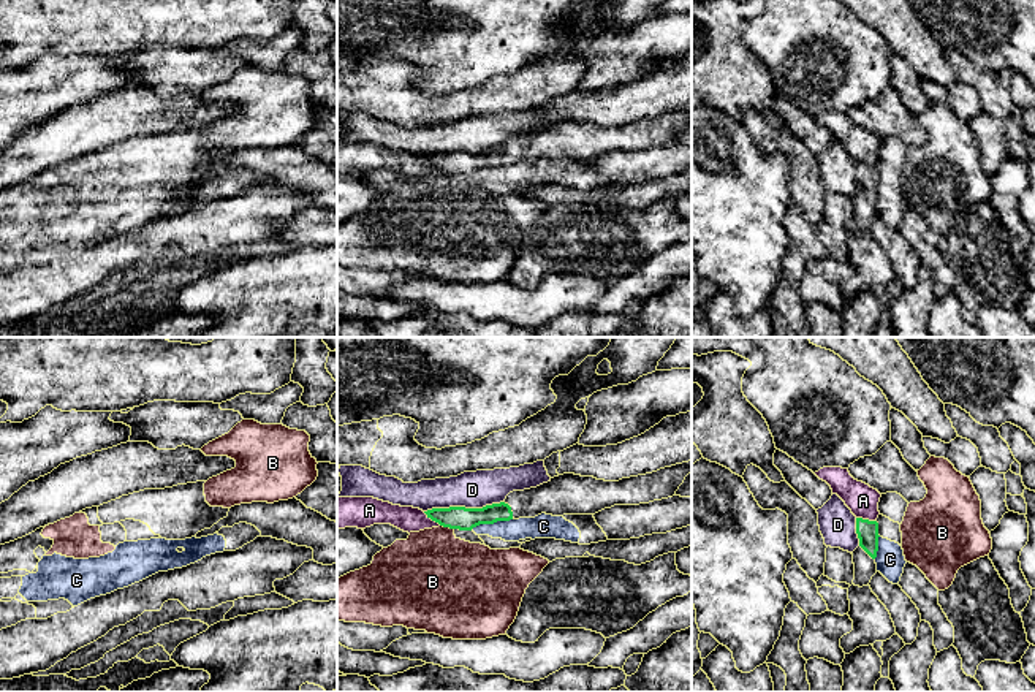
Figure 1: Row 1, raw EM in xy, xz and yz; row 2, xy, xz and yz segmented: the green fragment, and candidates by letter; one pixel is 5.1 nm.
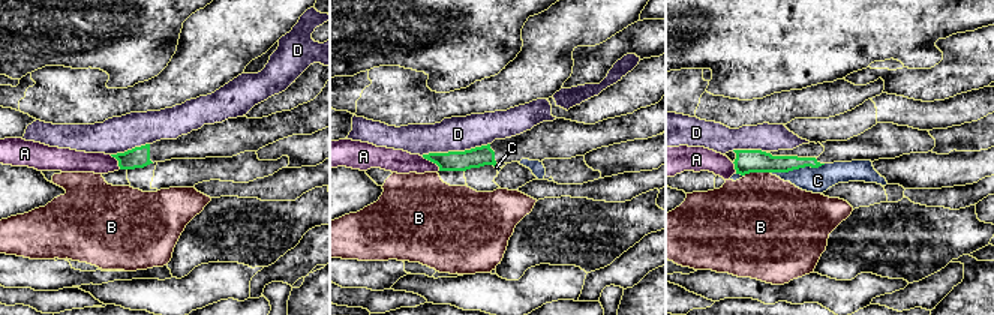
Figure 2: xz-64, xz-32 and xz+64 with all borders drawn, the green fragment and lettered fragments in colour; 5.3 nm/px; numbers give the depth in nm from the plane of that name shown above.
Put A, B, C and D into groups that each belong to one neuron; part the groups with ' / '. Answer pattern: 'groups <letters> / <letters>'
groups A / B / C / D

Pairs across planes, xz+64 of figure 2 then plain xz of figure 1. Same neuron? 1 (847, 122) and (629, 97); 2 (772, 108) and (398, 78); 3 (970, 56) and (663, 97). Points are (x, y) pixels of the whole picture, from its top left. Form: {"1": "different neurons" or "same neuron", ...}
{"1": "same neuron", "2": "same neuron", "3": "different neurons"}

